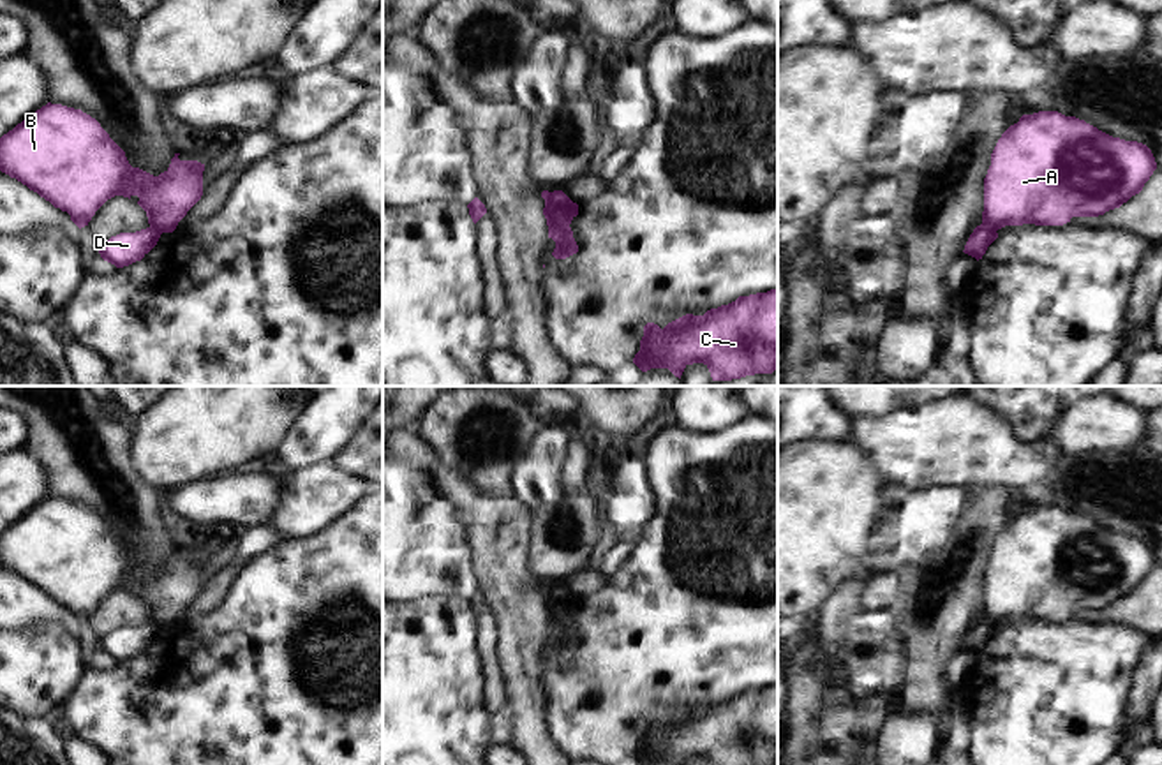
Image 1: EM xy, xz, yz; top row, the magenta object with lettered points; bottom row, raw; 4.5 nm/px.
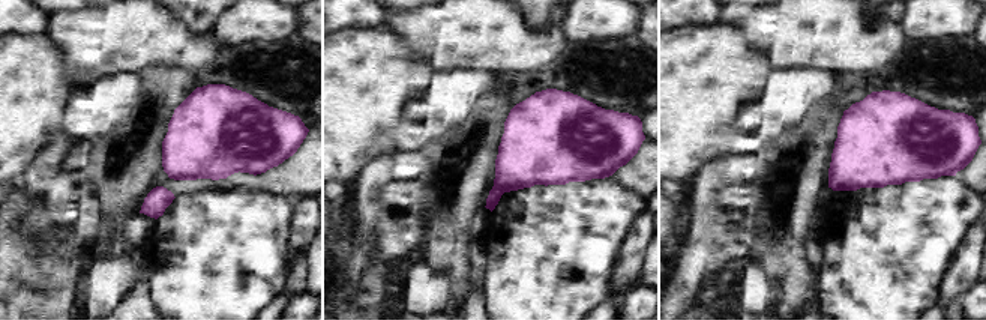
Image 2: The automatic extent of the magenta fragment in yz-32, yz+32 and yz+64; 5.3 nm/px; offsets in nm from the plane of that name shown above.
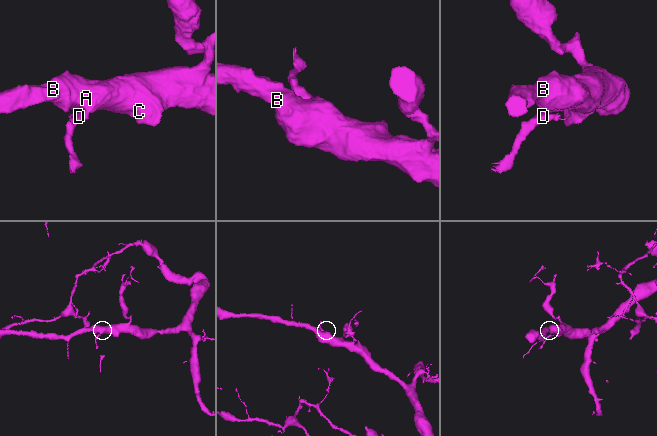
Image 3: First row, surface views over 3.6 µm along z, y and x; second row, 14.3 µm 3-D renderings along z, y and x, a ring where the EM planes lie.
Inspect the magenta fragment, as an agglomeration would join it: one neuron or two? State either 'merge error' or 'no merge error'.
merge error

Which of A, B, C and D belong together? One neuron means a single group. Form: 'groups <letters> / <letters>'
groups A B C / D

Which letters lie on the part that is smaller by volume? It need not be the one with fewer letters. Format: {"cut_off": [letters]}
{"cut_off": ["D"]}

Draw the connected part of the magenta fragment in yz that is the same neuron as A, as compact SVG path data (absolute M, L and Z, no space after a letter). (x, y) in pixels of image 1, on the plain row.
M1058 506L1023 509L991 548L982 619L998 626L1005 620L1063 620L1072 612L1099 612L1139 589L1155 564L1155 552L1143 538L1113 532Z

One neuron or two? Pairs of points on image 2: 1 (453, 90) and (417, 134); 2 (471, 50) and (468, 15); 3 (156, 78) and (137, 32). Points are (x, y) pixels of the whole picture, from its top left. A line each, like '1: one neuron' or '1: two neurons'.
1: one neuron
2: one neuron
3: two neurons

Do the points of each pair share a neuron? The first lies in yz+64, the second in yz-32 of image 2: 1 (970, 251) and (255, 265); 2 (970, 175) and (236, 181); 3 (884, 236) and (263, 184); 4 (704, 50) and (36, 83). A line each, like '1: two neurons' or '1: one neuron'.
1: two neurons
2: one neuron
3: two neurons
4: one neuron

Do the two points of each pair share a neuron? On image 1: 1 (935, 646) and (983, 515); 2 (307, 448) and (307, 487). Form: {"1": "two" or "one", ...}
{"1": "one", "2": "two"}

